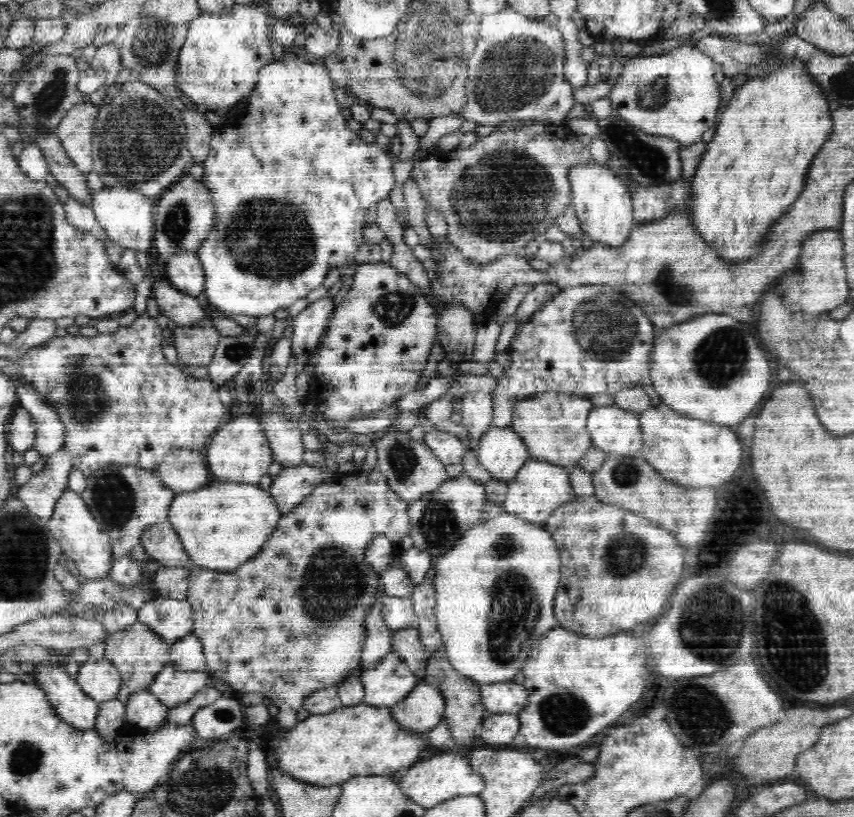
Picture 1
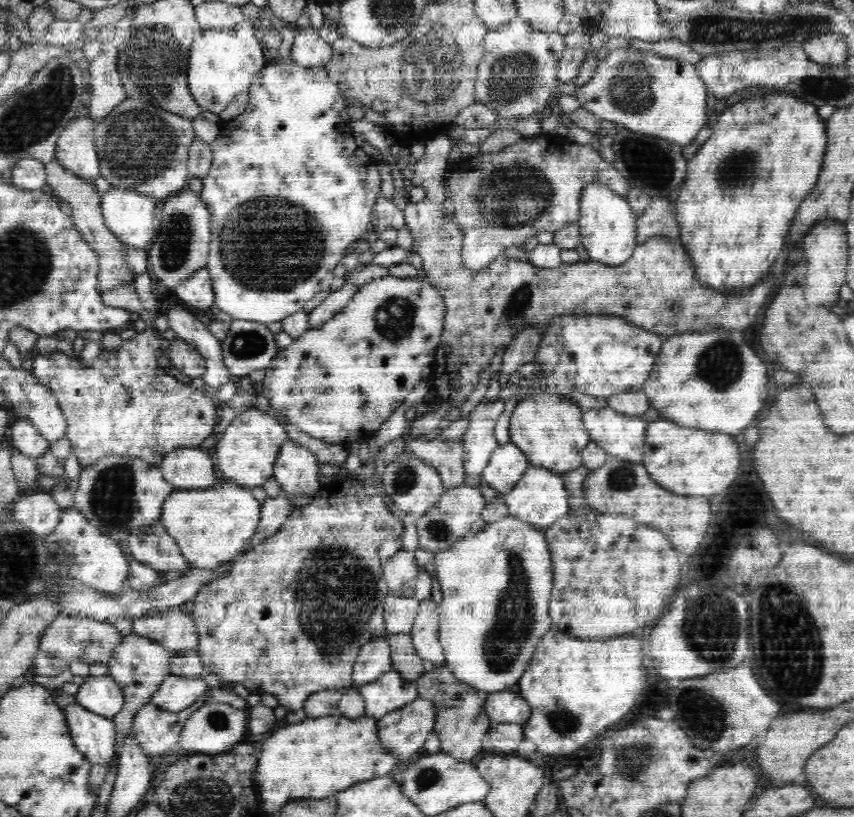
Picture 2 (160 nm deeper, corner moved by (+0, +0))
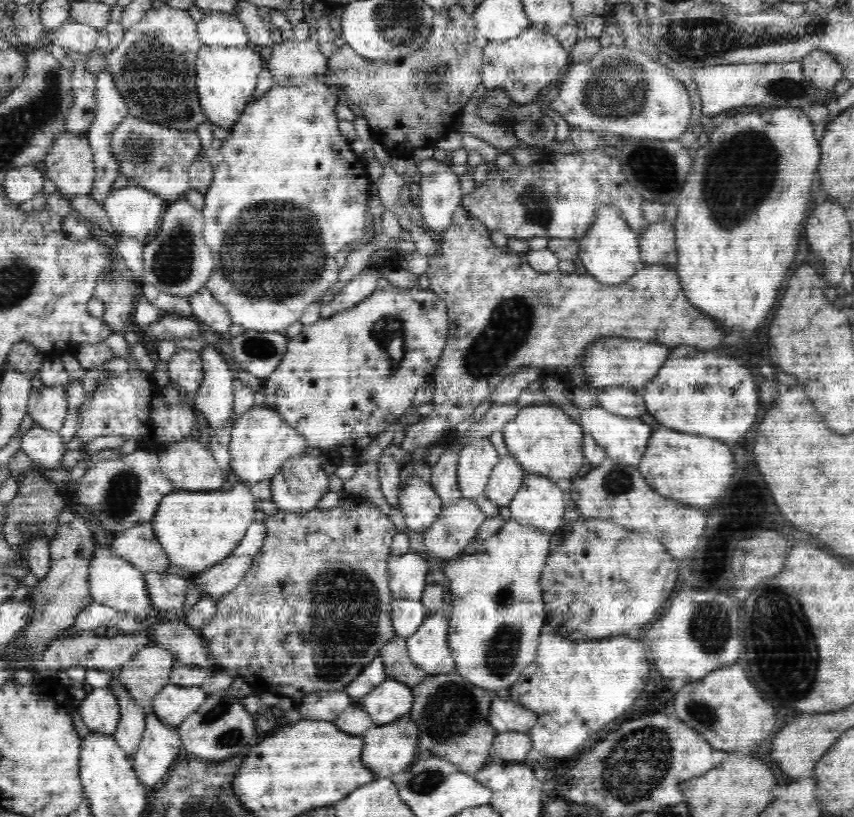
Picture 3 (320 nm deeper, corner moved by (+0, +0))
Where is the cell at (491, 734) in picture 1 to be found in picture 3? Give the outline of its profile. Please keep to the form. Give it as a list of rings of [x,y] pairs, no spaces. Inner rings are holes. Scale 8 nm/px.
[[[512,731],[497,733],[493,740],[493,747],[496,761],[524,762],[533,744],[529,733]]]

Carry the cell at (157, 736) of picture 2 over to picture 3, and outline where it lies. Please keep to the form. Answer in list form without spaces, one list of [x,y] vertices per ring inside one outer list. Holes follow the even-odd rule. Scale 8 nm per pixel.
[[[154,712],[148,713],[144,720],[144,734],[131,762],[138,780],[152,789],[162,785],[182,741],[178,725],[167,724]]]

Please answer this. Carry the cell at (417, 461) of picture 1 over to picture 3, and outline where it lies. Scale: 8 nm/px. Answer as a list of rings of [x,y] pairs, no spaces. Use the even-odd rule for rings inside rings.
[[[414,474],[413,479],[407,487],[403,488],[402,492],[398,486],[398,497],[400,497],[400,510],[404,514],[406,526],[412,533],[416,534],[424,534],[430,525],[437,520],[438,513],[444,506],[439,493],[434,489],[434,485],[425,483],[417,474]]]

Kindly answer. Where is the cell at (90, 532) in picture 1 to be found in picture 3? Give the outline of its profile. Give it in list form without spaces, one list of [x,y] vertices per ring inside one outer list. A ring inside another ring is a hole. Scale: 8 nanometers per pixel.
[[[93,542],[93,551],[89,556],[89,583],[94,602],[112,608],[114,614],[125,613],[140,619],[152,619],[150,612],[153,604],[149,602],[146,594],[145,573],[114,553],[110,542],[106,546]]]

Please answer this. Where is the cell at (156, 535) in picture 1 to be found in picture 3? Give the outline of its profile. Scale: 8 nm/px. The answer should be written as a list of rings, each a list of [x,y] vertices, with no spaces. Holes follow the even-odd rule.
[[[152,522],[140,523],[134,528],[110,536],[110,547],[114,553],[131,562],[140,572],[165,572],[170,565],[169,558],[156,534],[150,532],[150,524]]]

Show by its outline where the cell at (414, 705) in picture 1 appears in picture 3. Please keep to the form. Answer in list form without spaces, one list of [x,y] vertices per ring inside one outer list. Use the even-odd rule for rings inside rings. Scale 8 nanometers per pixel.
[[[409,714],[402,716],[400,720],[392,720],[388,724],[373,724],[363,733],[363,736],[362,761],[366,767],[370,767],[374,771],[376,778],[398,774],[398,772],[408,769],[415,762],[414,758],[418,758],[419,727]]]

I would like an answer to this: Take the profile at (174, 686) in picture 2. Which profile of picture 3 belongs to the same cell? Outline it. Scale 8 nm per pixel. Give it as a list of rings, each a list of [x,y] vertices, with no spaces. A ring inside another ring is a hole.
[[[166,684],[153,700],[153,712],[167,724],[179,725],[204,704],[207,694],[200,685]]]

